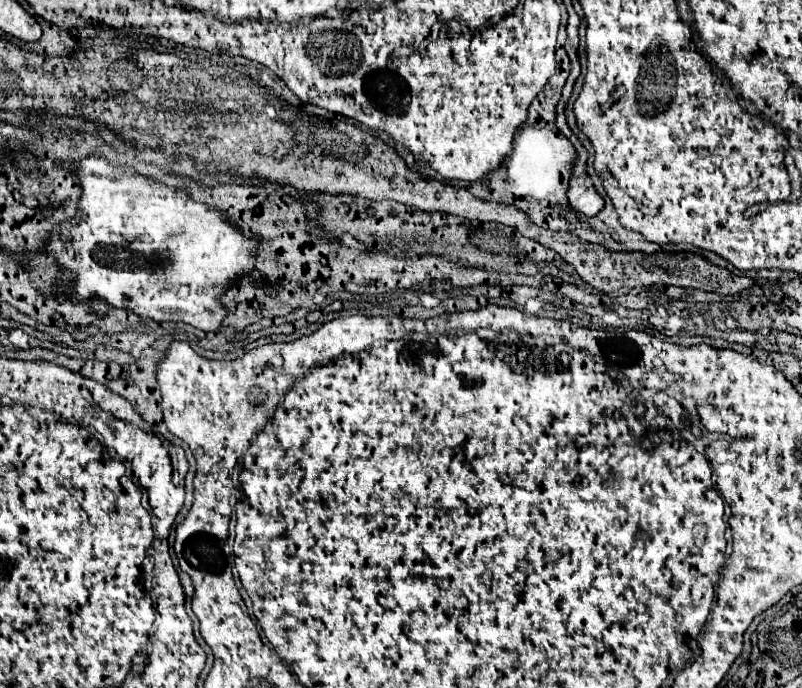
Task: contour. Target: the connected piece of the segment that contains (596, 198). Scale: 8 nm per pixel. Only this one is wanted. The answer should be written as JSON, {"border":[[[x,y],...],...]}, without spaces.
{"border":[[[569,138],[573,142],[573,146],[577,148],[577,164],[571,176],[571,190],[569,190],[569,202],[571,208],[577,210],[579,214],[585,216],[595,216],[601,212],[601,208],[605,206],[603,196],[595,190],[591,178],[587,176],[585,168],[587,168],[587,156],[589,152],[581,146],[581,142],[577,138]]]}

